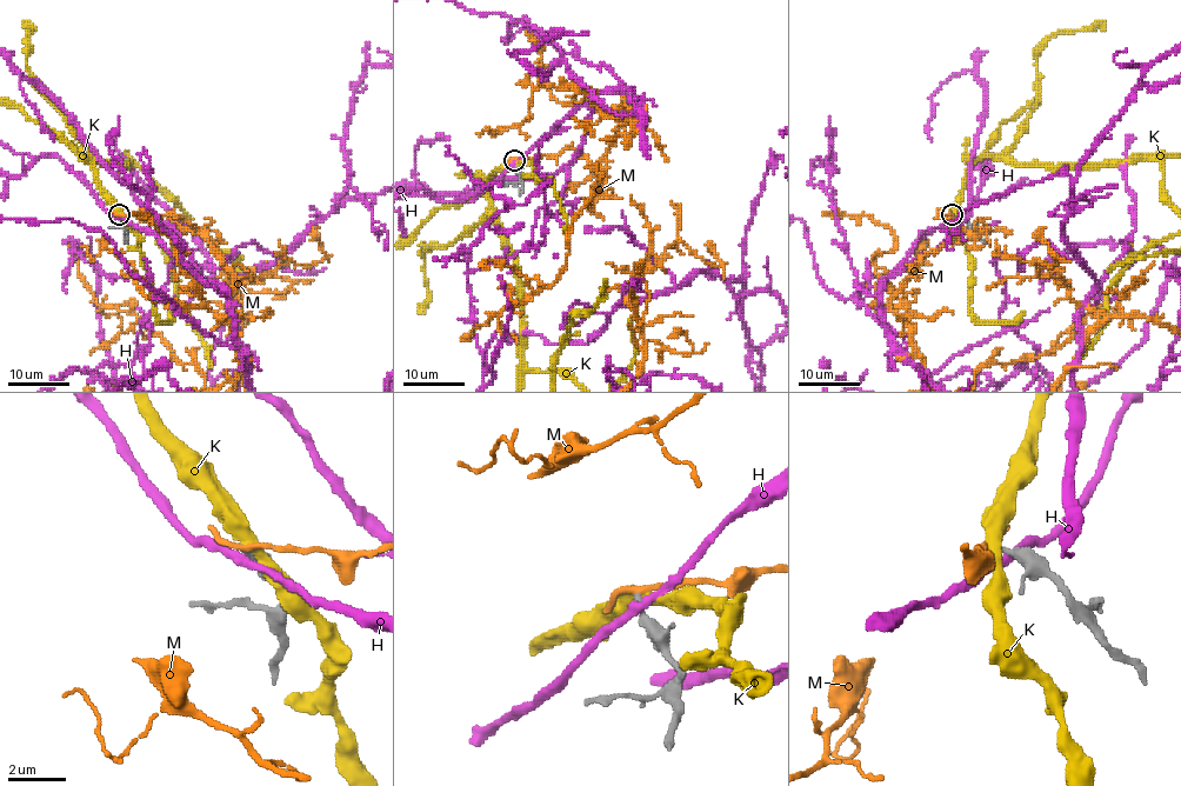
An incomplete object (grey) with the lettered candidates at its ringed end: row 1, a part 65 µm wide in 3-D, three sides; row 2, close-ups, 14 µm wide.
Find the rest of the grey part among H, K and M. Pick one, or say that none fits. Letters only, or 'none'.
none

